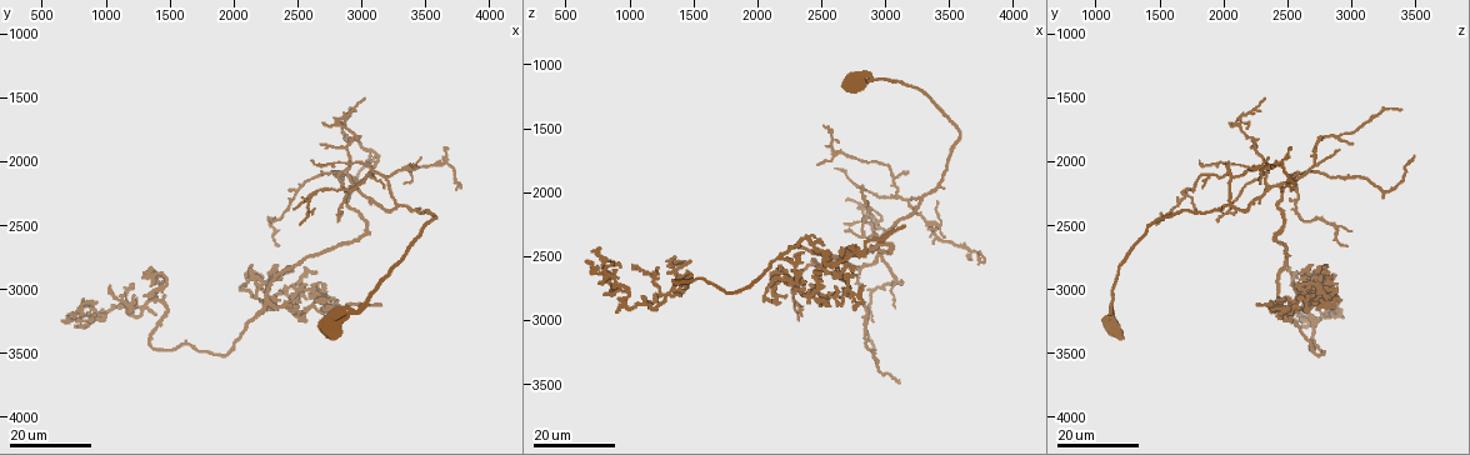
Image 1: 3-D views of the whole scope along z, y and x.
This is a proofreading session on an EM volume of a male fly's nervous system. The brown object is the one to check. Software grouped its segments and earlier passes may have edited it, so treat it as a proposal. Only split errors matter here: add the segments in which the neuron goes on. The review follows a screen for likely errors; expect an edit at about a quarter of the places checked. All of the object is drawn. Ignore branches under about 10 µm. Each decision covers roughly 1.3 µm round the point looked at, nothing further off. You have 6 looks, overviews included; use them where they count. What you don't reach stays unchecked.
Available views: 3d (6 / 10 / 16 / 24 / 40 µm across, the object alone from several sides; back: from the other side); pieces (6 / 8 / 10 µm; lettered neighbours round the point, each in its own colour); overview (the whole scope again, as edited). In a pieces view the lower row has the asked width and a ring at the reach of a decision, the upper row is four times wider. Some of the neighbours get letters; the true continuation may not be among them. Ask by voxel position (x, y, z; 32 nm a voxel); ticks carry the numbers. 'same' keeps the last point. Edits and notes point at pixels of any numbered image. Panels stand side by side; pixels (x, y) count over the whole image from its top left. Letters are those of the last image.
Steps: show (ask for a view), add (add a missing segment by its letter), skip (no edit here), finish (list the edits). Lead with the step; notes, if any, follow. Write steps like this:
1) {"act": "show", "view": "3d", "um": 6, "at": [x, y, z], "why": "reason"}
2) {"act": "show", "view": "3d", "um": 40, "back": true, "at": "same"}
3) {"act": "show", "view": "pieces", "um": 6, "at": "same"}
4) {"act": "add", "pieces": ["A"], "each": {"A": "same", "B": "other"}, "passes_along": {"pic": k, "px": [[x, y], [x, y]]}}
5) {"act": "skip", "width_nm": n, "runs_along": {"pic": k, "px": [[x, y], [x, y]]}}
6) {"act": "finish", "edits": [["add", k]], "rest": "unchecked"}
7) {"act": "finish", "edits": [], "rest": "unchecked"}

{"act": "show", "view": "3d", "um": 24, "at": [680, 3240, 2540], "why": "free end"}

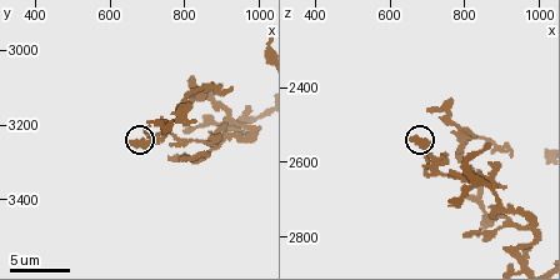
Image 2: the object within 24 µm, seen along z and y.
{"act": "show", "view": "pieces", "um": 10, "at": [660, 3250, 2540]}

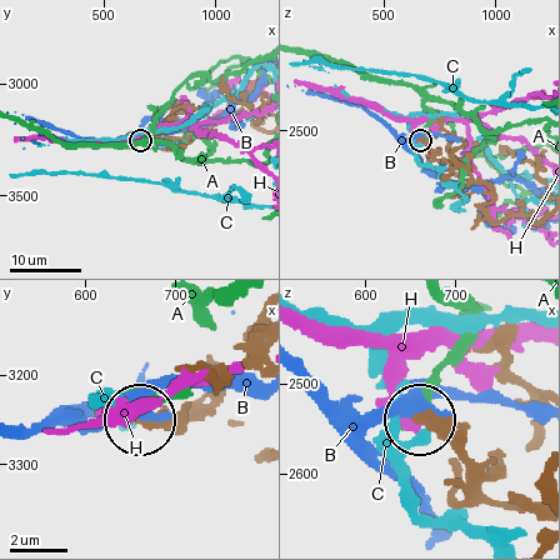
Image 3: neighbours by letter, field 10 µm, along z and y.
{"act": "skip", "each": {"A": "other", "B": "other", "C": "other", "H": "other"}, "runs_along": {"pic": 3, "px": [[533, 504], [489, 496], [475, 468], [420, 420]]}, "found": "no lettered segment goes on from it"}

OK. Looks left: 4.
{"act": "show", "view": "pieces", "um": 6, "at": [890, 3230, 2600], "why": "an open end"}

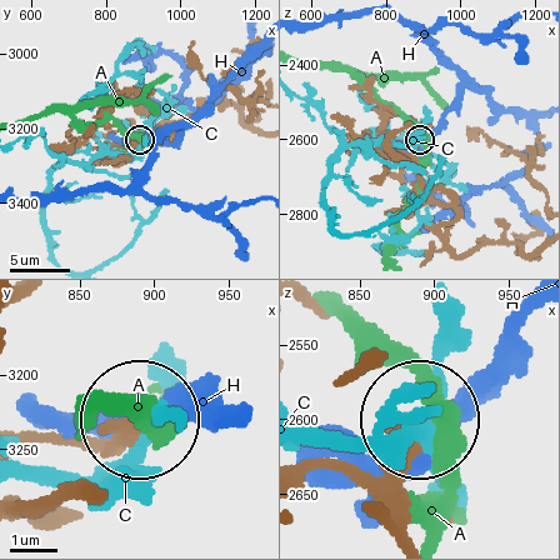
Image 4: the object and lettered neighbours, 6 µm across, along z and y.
{"act": "skip", "width_nm": 350, "each": {"A": "other", "C": "other", "H": "other"}, "found": "no lettered segment goes on from it"}

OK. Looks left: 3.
{"act": "show", "view": "3d", "um": 16, "at": [1180, 3180, 2600], "why": "branch stops here"}

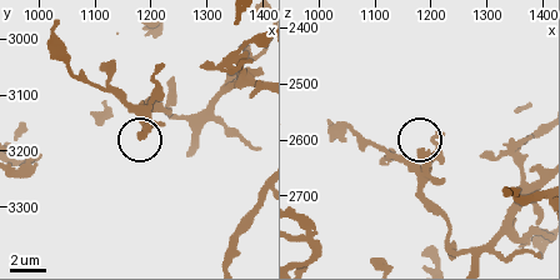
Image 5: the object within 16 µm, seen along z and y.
{"act": "show", "view": "pieces", "um": 10, "at": [1180, 3175, 2620]}

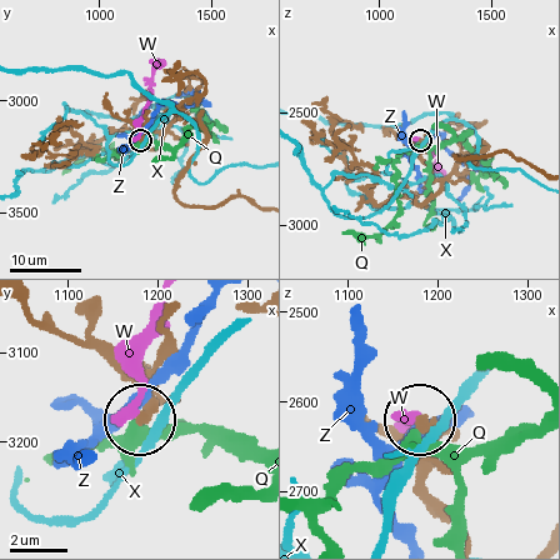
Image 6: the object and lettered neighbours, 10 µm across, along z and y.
{"act": "skip", "each": {"Q": "other", "W": "other", "X": "other", "Z": "other"}, "found": "none of them fits"}

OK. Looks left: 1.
{"act": "finish", "edits": [], "rest": "unchecked"}

